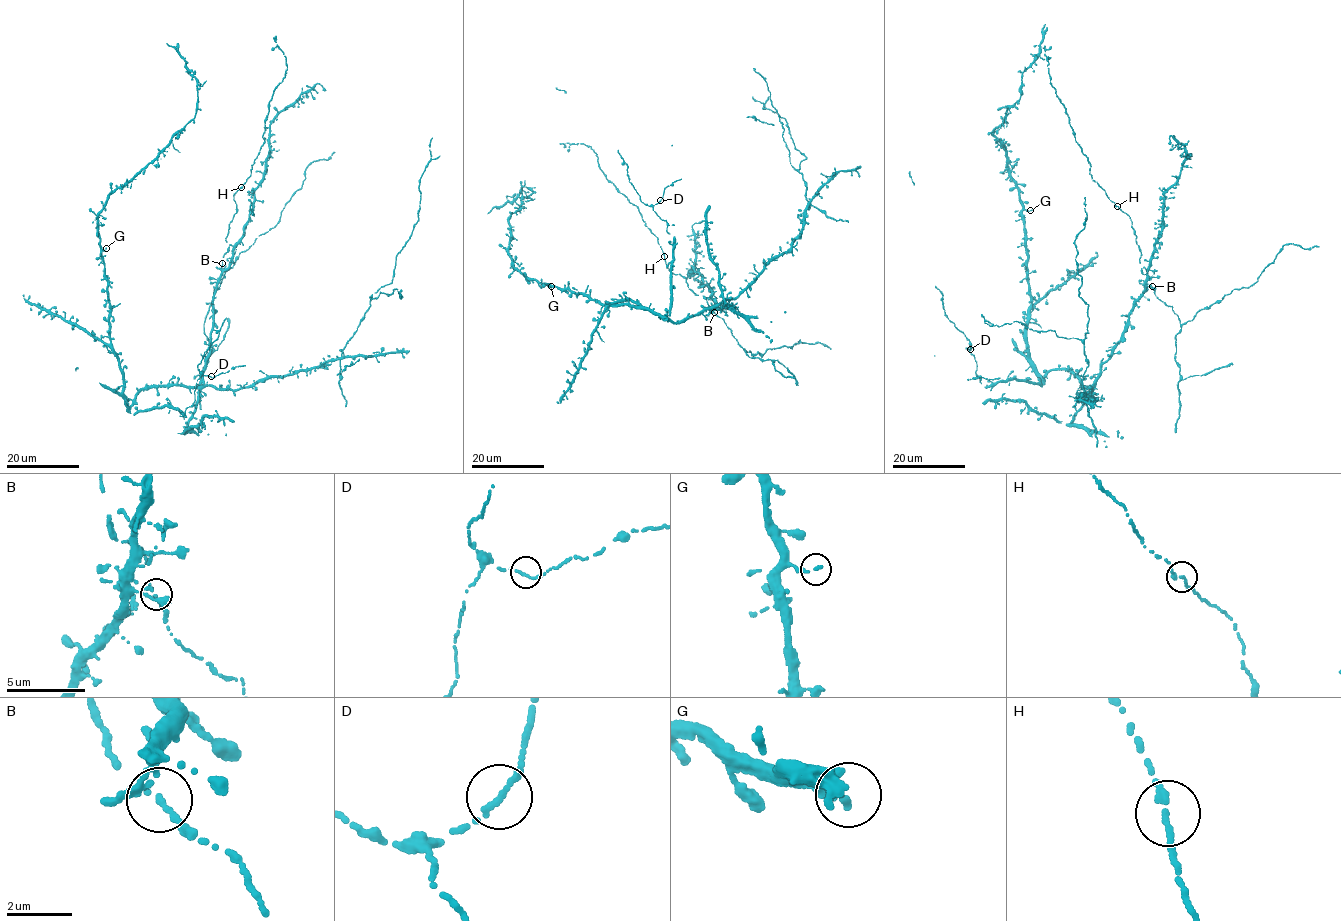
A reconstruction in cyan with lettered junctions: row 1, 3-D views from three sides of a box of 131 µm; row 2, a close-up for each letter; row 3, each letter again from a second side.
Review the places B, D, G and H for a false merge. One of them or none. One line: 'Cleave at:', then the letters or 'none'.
Cleave at: none

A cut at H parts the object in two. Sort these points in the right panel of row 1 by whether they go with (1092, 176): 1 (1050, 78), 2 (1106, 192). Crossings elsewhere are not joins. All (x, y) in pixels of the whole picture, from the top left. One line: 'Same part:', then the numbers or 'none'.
Same part: 1, 2

